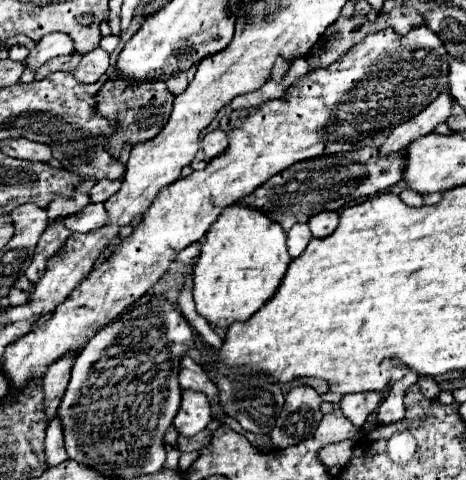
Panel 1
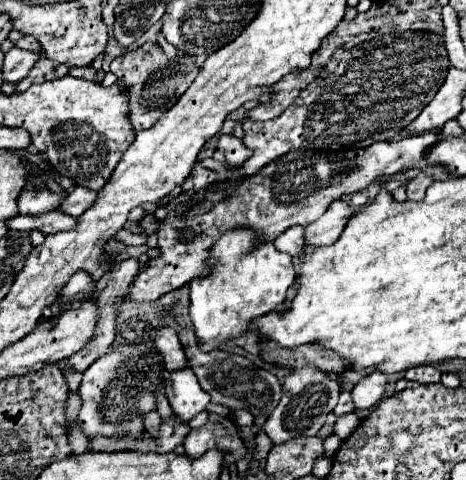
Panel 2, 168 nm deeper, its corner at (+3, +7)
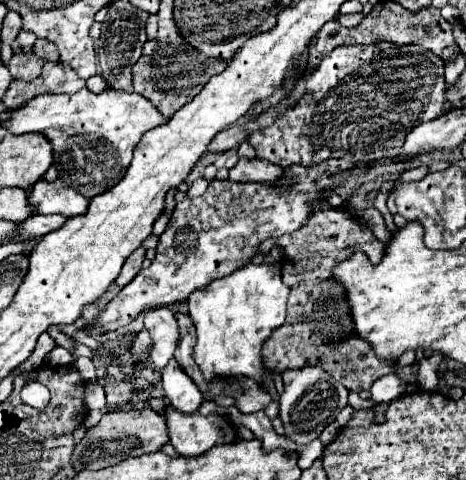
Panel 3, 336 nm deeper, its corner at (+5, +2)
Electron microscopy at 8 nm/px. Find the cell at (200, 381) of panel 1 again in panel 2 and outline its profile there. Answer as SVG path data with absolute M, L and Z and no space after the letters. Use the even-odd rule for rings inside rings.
M161 327L155 333L155 351L161 355L163 365L167 371L177 371L187 367L187 359L183 353L183 347L179 343L177 331L173 327Z

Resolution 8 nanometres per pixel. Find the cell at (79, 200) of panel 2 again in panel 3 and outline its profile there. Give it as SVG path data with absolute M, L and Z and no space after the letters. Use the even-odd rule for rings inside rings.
M35 214L35 216L29 216L23 222L23 234L39 234L39 236L45 236L51 230L61 228L65 222L67 222L67 218L61 216L61 214L51 214L51 216L37 216Z

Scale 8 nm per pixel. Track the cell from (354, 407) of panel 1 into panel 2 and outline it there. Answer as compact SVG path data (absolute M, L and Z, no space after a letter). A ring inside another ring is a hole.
M375 371L375 373L367 375L365 379L361 379L355 385L355 389L351 391L355 407L357 409L373 409L383 399L385 385L387 385L387 375L383 375L379 371Z

